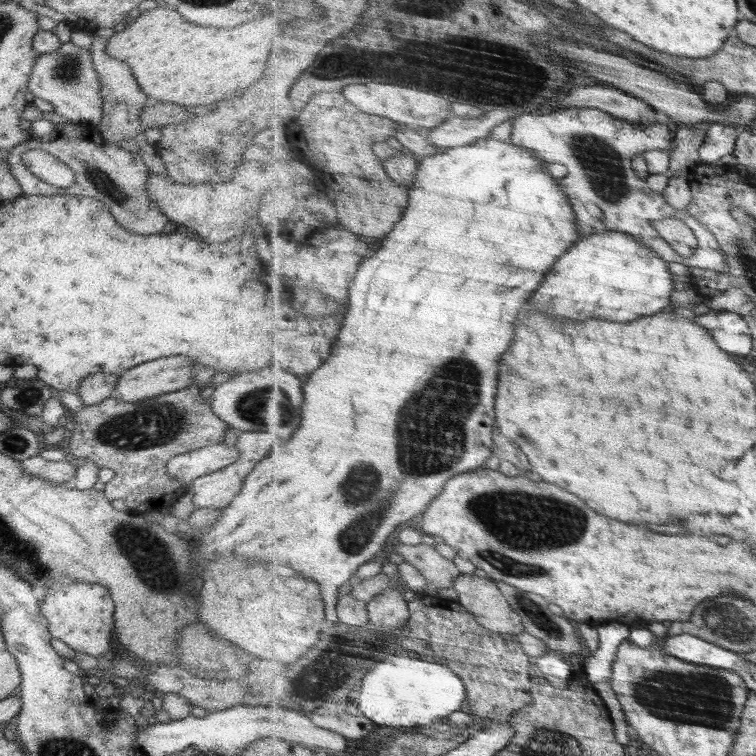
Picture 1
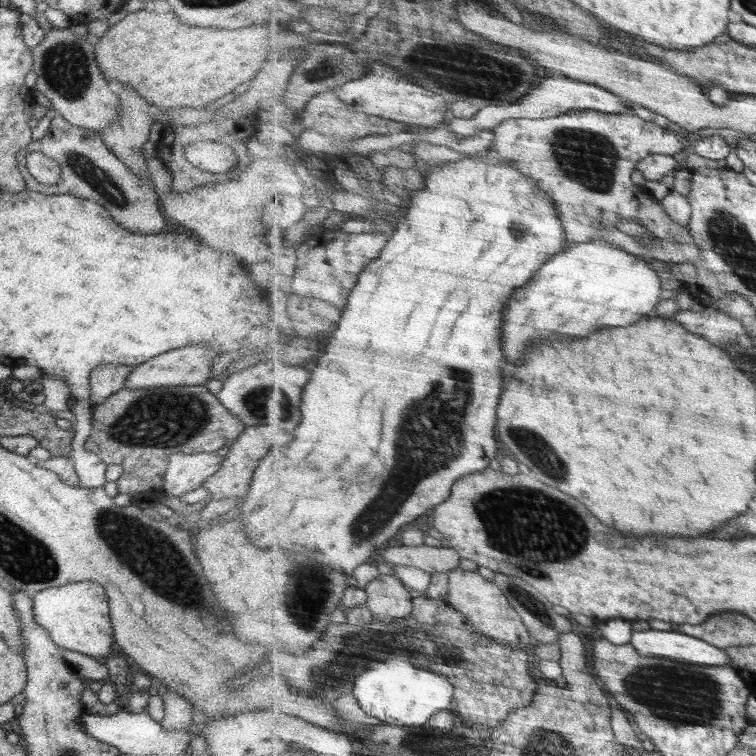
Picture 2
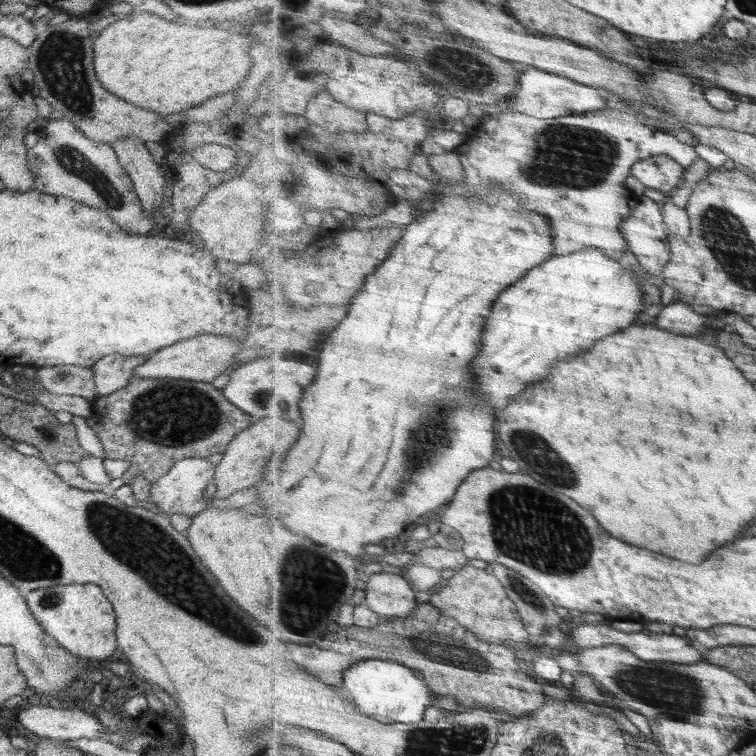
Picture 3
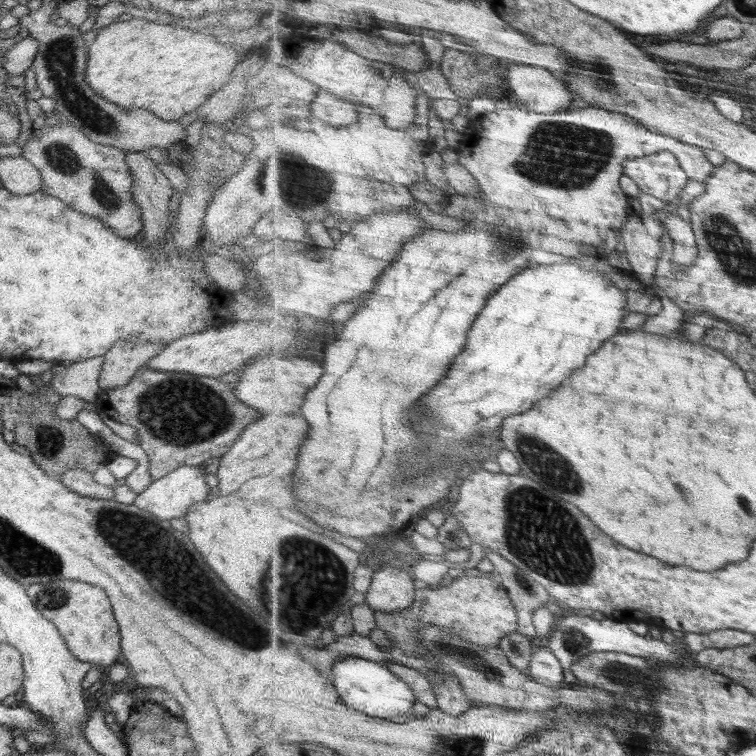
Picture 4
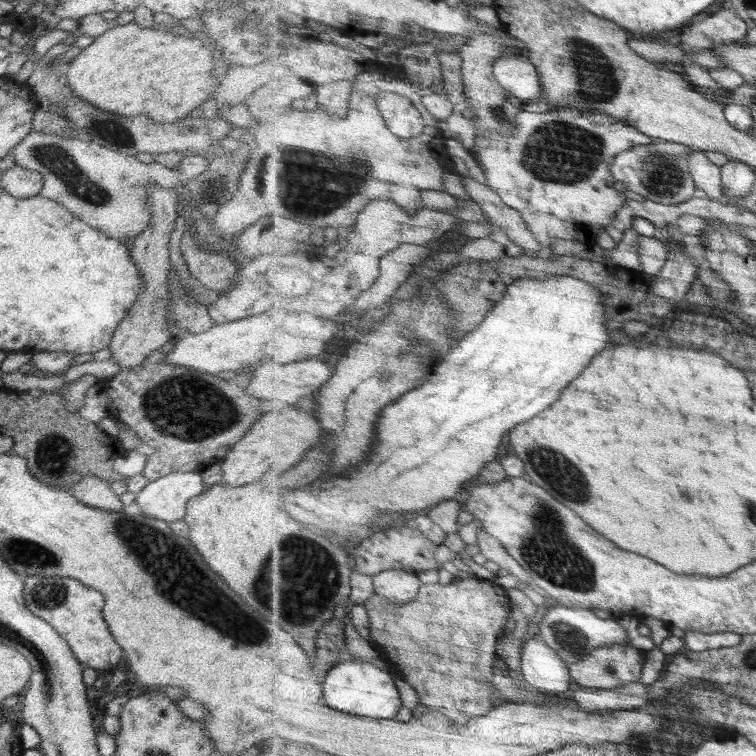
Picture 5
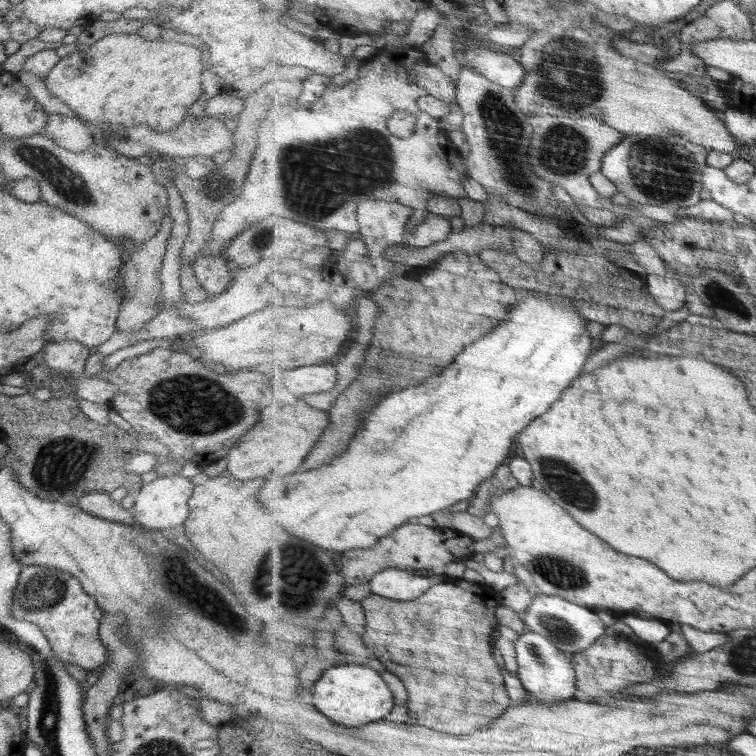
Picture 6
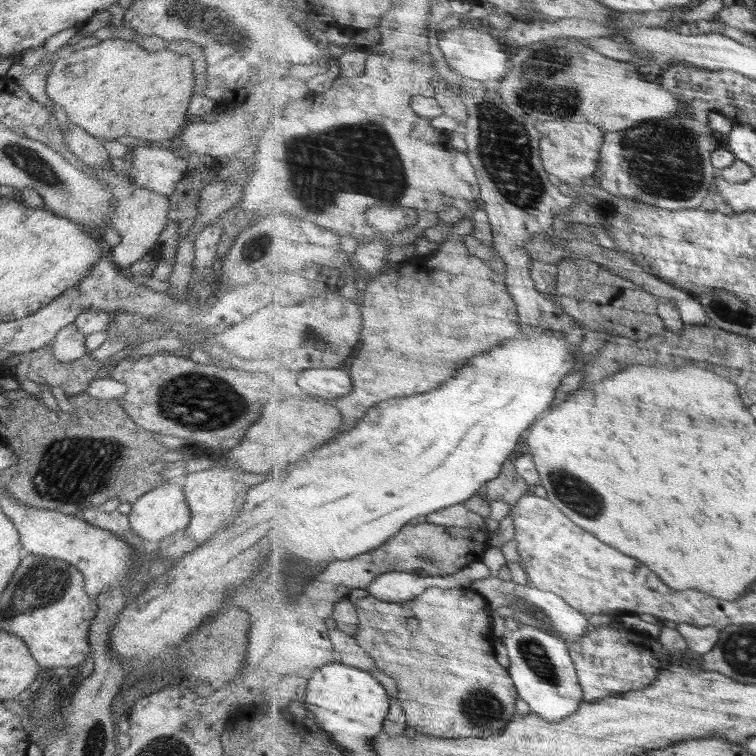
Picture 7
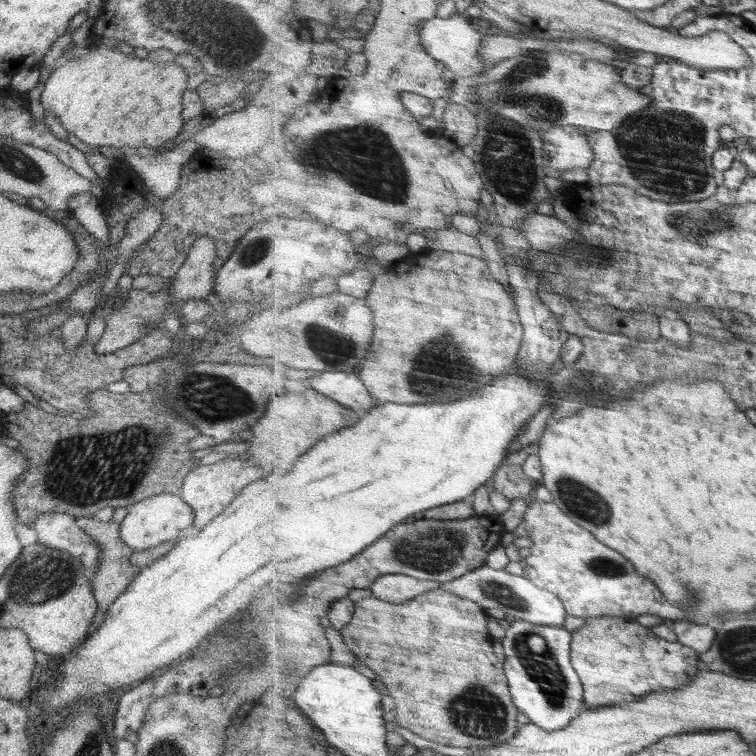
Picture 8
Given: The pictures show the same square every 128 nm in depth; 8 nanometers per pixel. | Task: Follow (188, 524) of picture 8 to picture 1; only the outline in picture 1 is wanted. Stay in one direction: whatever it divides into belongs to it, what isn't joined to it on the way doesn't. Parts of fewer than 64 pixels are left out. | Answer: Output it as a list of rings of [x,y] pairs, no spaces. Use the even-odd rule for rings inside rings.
[[[223,442],[209,444],[206,447],[172,456],[167,465],[167,472],[170,477],[189,489],[194,479],[234,464],[238,456],[238,449],[234,446],[230,447]]]

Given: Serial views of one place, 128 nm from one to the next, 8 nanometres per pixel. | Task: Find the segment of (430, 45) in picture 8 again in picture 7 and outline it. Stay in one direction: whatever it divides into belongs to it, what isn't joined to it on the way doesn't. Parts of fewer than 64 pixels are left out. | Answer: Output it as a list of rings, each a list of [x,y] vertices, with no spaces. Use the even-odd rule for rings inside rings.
[[[460,26],[458,30],[450,30],[446,34],[439,34],[438,46],[444,54],[444,59],[448,62],[450,68],[460,72],[462,76],[496,83],[504,80],[513,66],[512,55],[506,50],[502,50],[500,44],[503,43],[499,39],[497,33],[486,28],[484,30],[466,28]]]

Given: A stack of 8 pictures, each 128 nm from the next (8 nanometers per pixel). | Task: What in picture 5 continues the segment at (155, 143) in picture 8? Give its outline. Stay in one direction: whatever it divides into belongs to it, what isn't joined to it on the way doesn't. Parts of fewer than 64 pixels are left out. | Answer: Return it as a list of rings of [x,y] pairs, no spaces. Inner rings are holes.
[[[131,22],[124,25],[113,23],[110,29],[100,34],[88,47],[68,63],[68,70],[61,76],[63,83],[74,95],[108,112],[124,115],[148,115],[162,124],[187,121],[192,110],[202,107],[210,100],[220,84],[212,72],[216,62],[210,50],[198,38],[174,36],[170,31],[158,28],[142,28]]]

